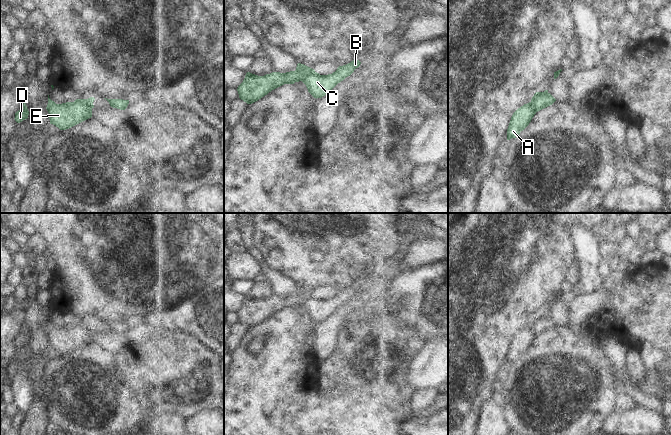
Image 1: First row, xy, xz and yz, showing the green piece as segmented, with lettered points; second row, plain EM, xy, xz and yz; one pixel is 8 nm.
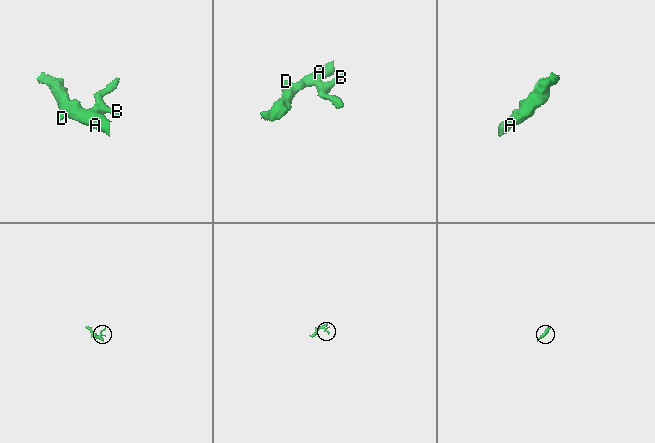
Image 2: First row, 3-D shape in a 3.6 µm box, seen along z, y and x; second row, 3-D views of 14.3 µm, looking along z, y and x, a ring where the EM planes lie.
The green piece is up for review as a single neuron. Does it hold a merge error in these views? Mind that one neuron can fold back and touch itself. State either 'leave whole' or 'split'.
split

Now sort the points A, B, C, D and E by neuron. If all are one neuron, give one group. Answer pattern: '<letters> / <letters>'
A D E / B C

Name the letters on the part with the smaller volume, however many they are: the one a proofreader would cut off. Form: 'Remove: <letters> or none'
Remove: B, C.

